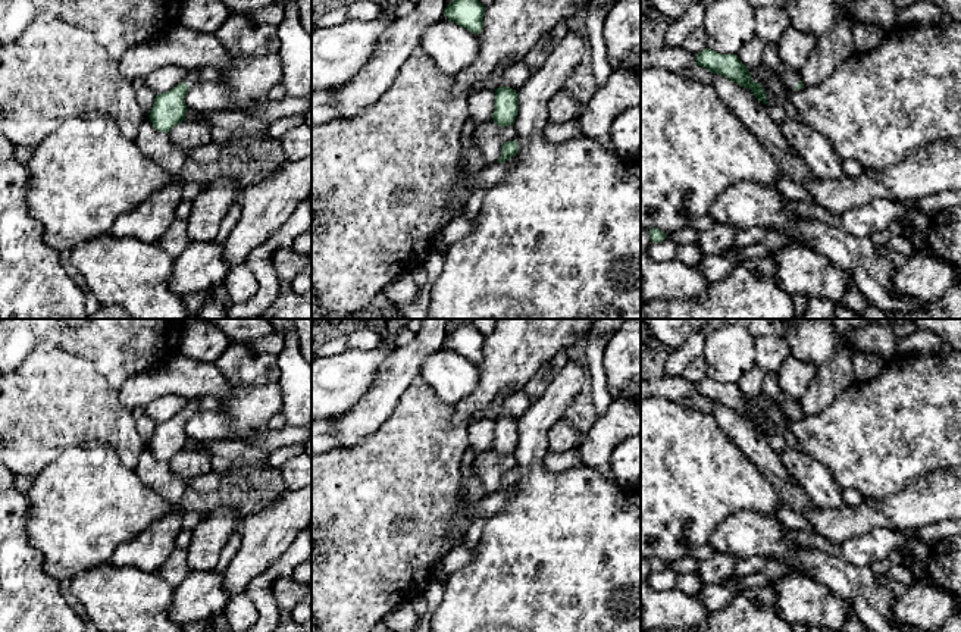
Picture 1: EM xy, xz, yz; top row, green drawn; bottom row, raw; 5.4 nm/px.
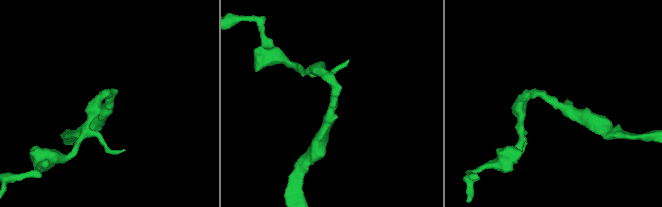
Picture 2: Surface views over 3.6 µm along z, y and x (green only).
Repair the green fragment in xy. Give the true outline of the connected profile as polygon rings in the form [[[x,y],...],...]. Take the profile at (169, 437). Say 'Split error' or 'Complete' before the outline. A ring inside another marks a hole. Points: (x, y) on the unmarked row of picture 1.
Split error. [[[197,398],[187,400],[187,406],[179,414],[156,425],[148,447],[157,460],[169,462],[185,448],[187,434],[184,426],[197,410]]]

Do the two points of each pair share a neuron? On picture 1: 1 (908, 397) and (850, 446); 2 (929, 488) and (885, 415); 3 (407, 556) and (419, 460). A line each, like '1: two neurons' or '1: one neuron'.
1: one neuron
2: two neurons
3: one neuron

